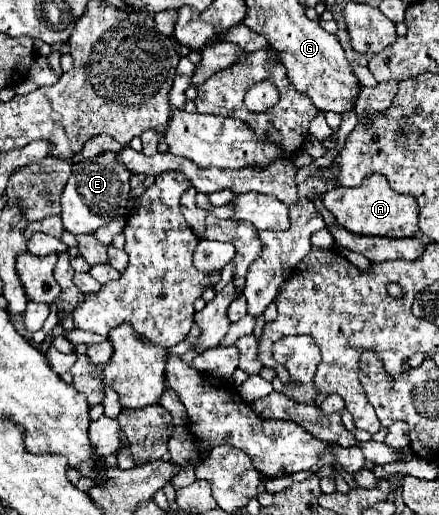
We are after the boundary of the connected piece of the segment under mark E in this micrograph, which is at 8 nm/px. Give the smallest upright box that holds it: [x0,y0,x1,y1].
[61,151,131,235]

